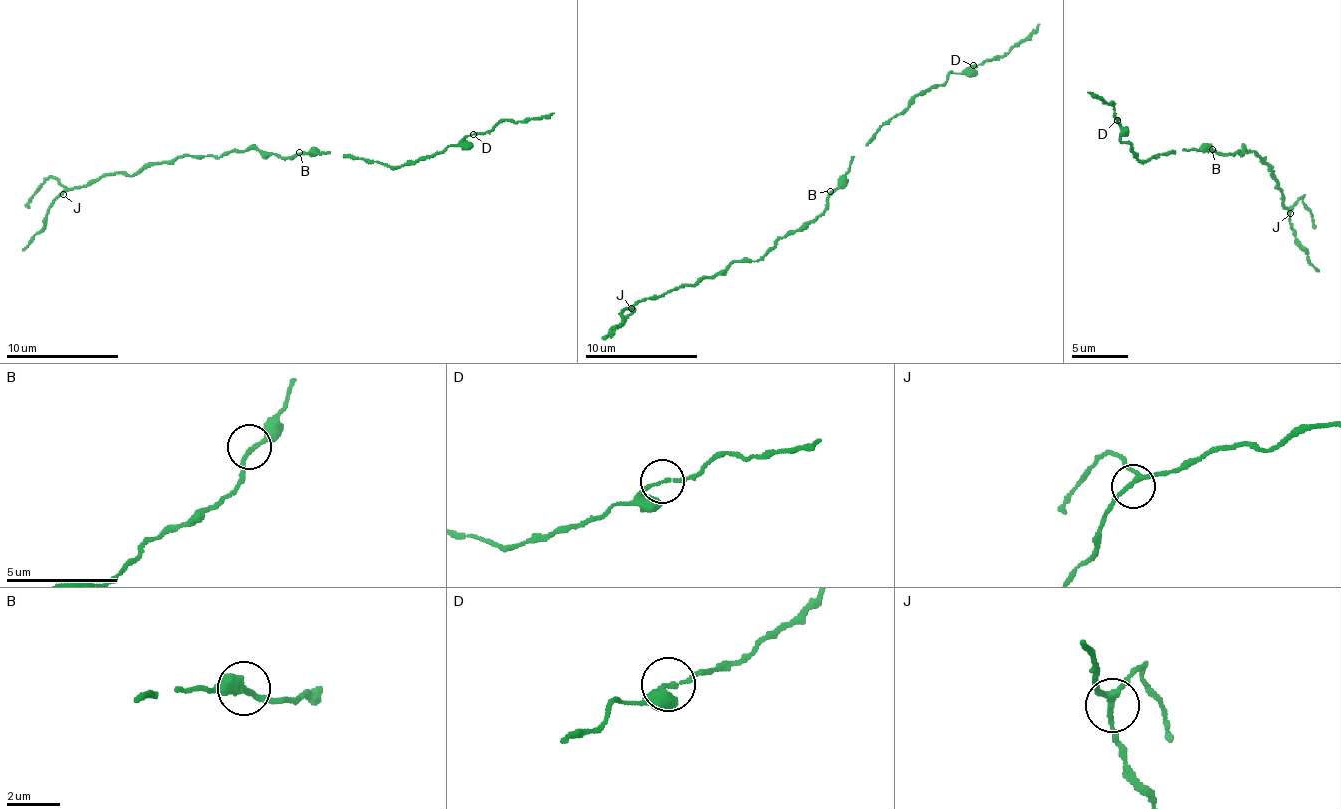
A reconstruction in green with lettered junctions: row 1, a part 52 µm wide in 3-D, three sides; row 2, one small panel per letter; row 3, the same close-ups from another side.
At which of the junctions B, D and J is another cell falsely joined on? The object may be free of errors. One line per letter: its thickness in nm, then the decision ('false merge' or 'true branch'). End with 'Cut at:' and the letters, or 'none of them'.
B: 170 nm | true branch
D: 150 nm | true branch
J: 200 nm | true branch
Cut at: none of them

